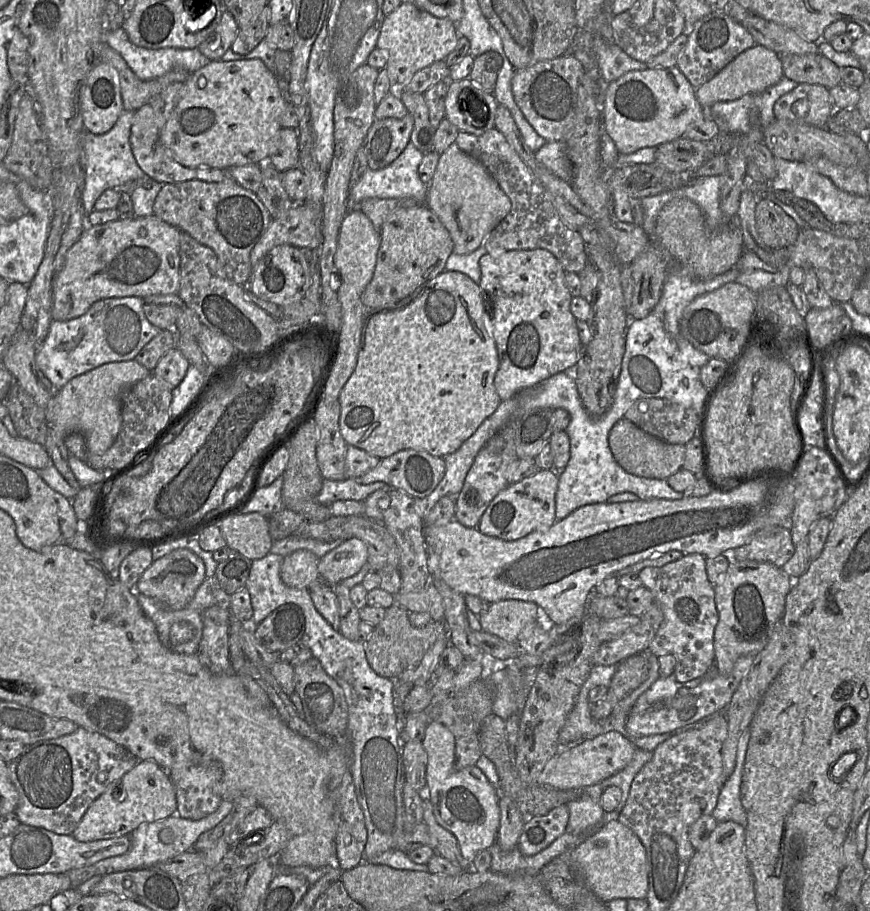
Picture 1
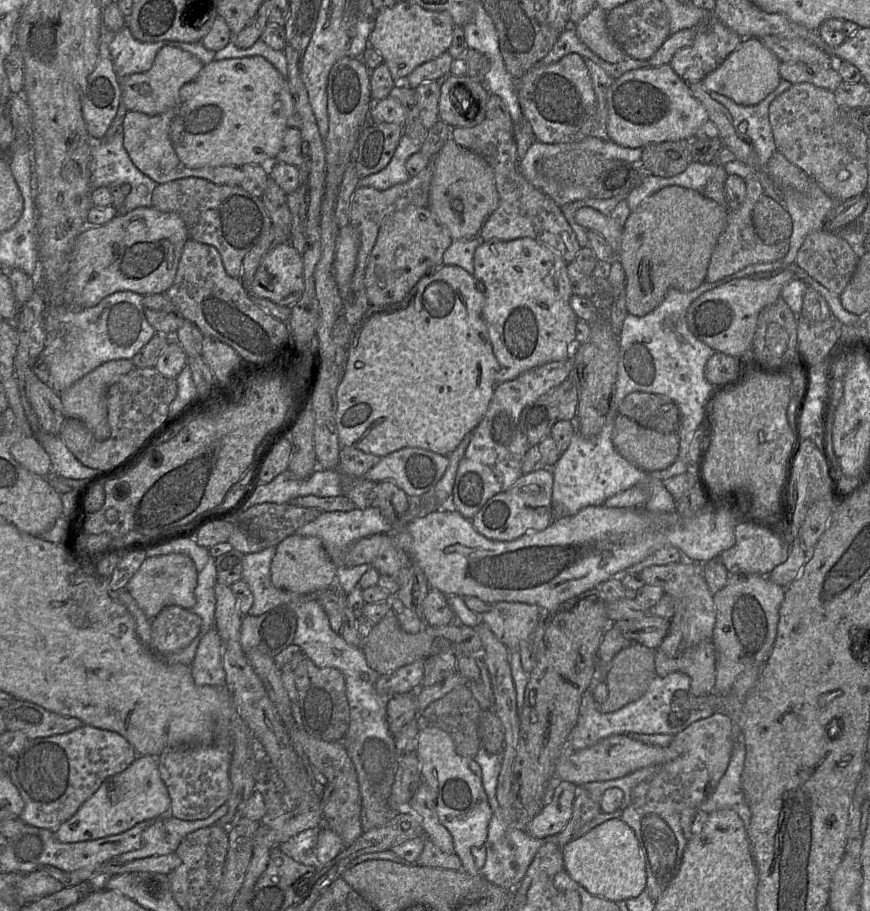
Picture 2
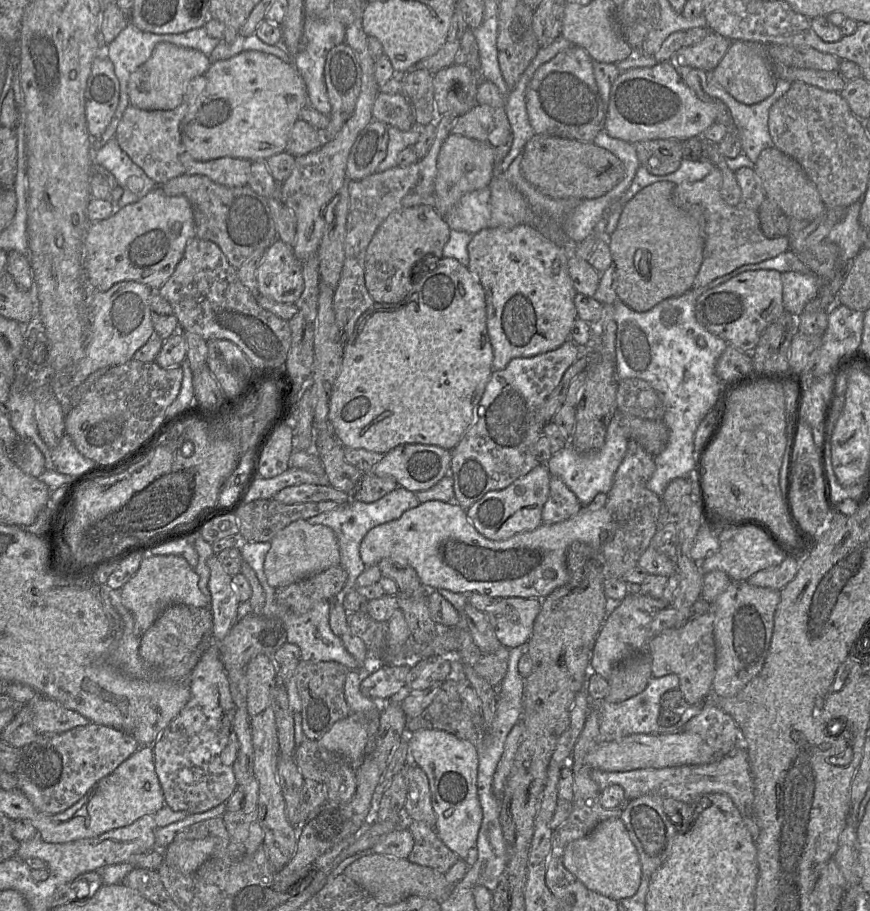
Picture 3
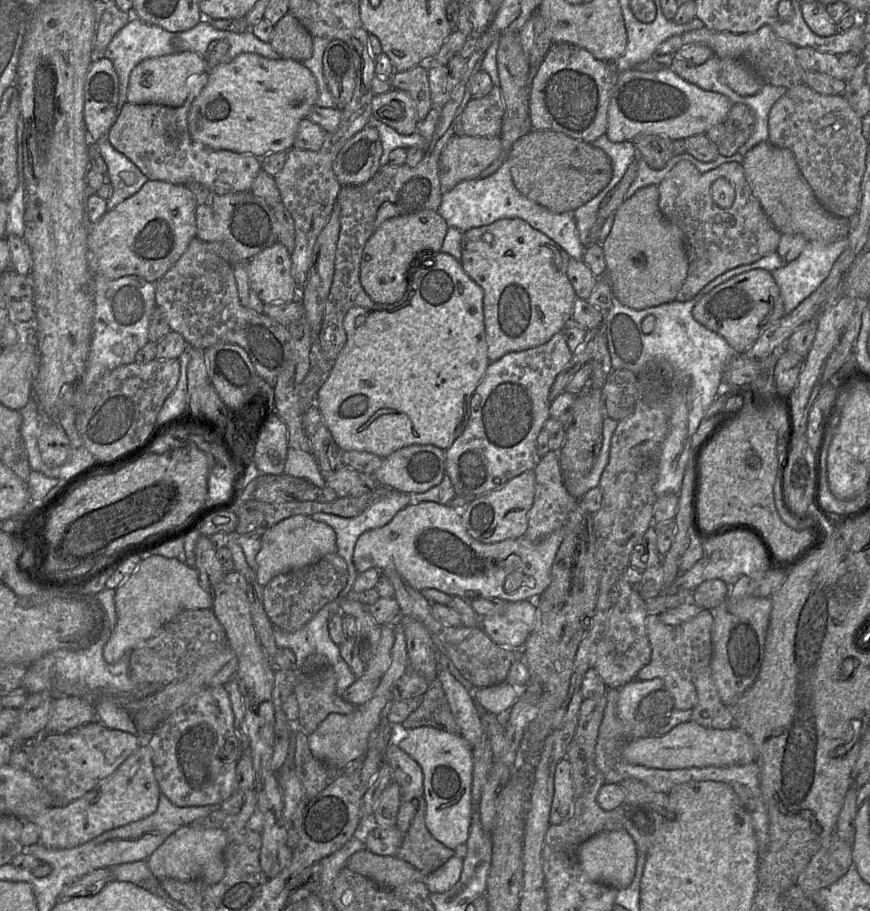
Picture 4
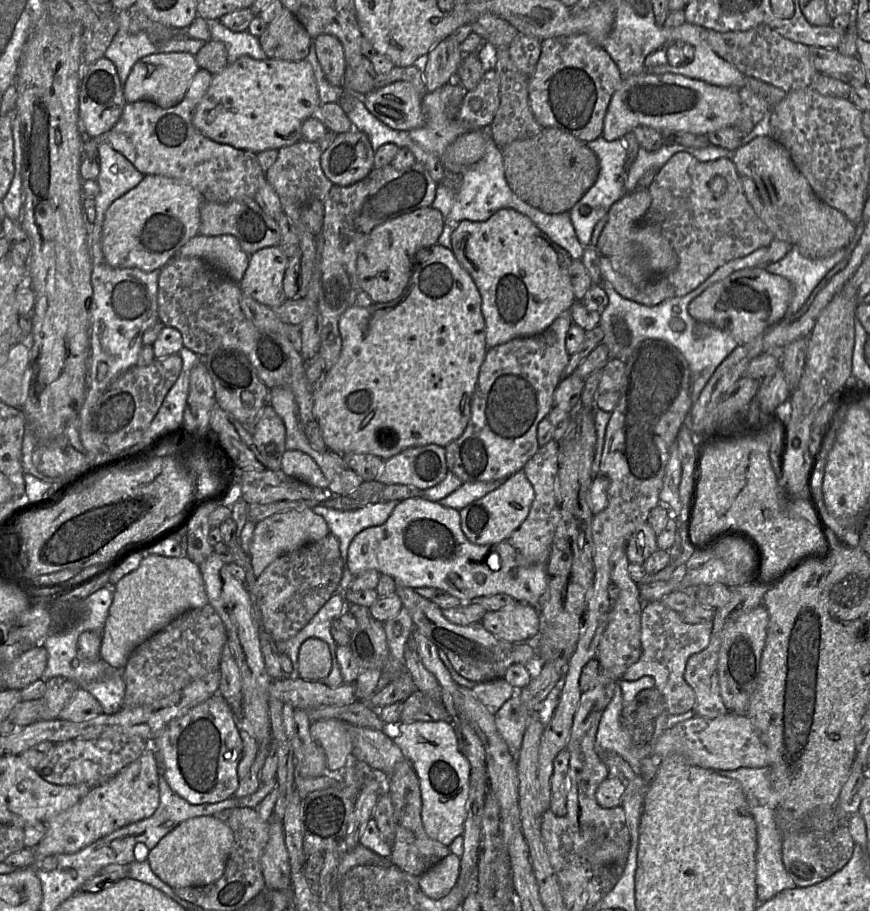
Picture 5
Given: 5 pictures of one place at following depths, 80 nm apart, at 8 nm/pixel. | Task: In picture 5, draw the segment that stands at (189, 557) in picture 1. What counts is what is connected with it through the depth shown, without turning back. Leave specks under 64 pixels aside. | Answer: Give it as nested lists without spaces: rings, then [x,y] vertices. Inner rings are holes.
[[[148,555],[142,559],[139,566],[122,577],[116,584],[109,614],[102,633],[100,656],[111,667],[124,669],[130,654],[148,638],[165,628],[179,615],[192,609],[208,605],[208,596],[205,590],[199,566],[188,557],[165,557]]]

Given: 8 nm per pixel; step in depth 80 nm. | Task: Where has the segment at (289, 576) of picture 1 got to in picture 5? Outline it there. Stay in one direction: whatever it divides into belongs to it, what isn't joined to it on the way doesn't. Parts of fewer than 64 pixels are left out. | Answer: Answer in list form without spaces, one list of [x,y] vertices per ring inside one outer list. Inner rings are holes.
[[[311,508],[289,510],[273,514],[255,524],[250,543],[250,559],[255,577],[259,577],[265,568],[283,554],[320,540],[330,533],[325,519],[314,513]]]

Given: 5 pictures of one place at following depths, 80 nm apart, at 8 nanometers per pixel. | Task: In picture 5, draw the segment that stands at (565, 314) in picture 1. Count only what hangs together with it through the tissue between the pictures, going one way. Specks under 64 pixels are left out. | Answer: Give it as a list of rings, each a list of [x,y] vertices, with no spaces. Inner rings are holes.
[[[500,209],[484,222],[459,222],[451,234],[451,250],[481,294],[488,350],[515,338],[543,332],[559,315],[569,312],[576,301],[569,275],[573,261],[569,253],[553,242],[531,219],[514,209]]]

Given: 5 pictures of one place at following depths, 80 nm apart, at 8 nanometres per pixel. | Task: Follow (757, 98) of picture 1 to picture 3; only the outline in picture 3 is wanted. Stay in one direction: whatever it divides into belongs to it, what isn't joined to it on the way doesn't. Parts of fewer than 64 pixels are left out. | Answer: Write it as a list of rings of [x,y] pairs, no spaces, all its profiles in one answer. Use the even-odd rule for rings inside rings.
[[[701,72],[705,75],[705,90],[708,94],[719,99],[730,110],[739,131],[741,152],[755,163],[762,150],[773,146],[768,129],[769,109],[790,88],[791,82],[777,78],[775,90],[771,95],[758,103],[748,105],[737,101],[722,87],[713,83],[709,72]]]

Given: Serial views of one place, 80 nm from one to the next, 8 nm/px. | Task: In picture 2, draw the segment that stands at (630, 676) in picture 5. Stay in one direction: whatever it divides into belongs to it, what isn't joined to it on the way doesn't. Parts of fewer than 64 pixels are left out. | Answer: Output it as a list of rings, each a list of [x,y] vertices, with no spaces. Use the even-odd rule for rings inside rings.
[[[712,640],[702,641],[695,646],[685,649],[679,656],[670,658],[659,649],[655,651],[655,671],[659,677],[672,672],[682,672],[690,677],[689,692],[694,696],[707,695],[714,692],[716,681],[716,651]]]

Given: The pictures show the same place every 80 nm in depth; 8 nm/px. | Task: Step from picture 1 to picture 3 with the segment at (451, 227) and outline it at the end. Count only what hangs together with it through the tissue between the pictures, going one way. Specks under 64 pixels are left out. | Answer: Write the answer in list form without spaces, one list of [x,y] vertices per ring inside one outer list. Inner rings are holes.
[[[450,134],[442,145],[437,160],[435,210],[443,217],[467,193],[487,188],[495,174],[495,154],[486,143]]]

